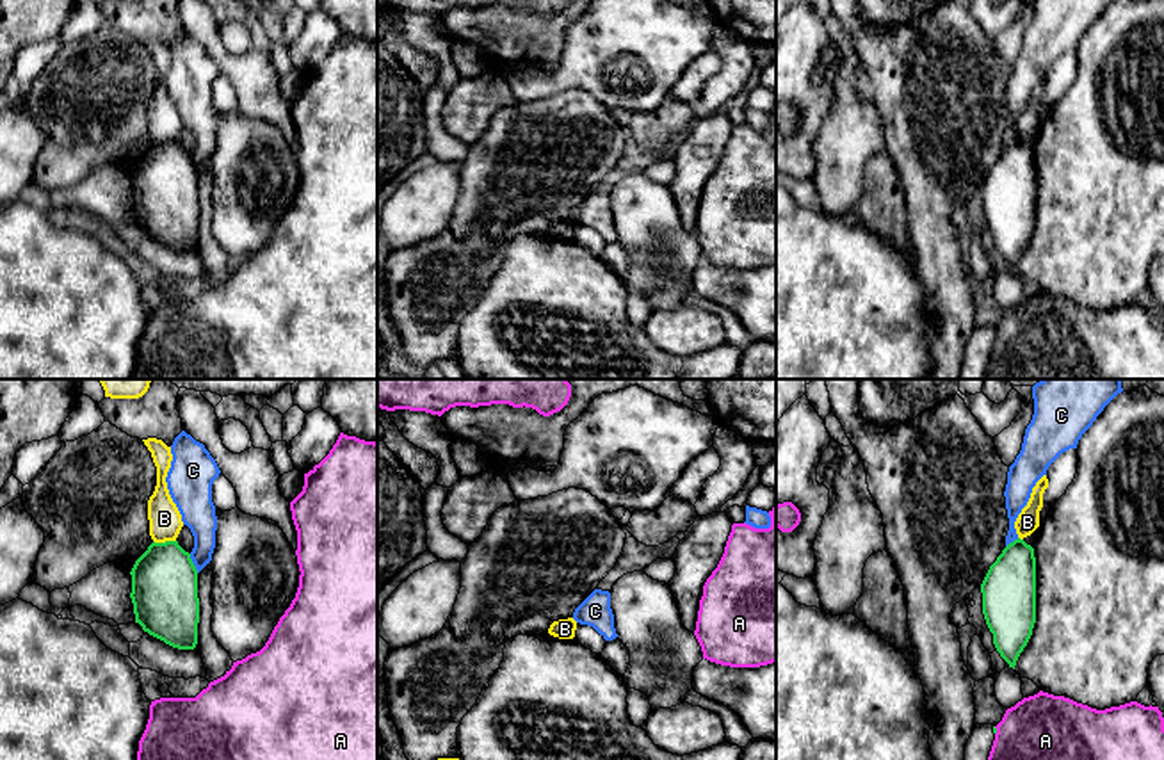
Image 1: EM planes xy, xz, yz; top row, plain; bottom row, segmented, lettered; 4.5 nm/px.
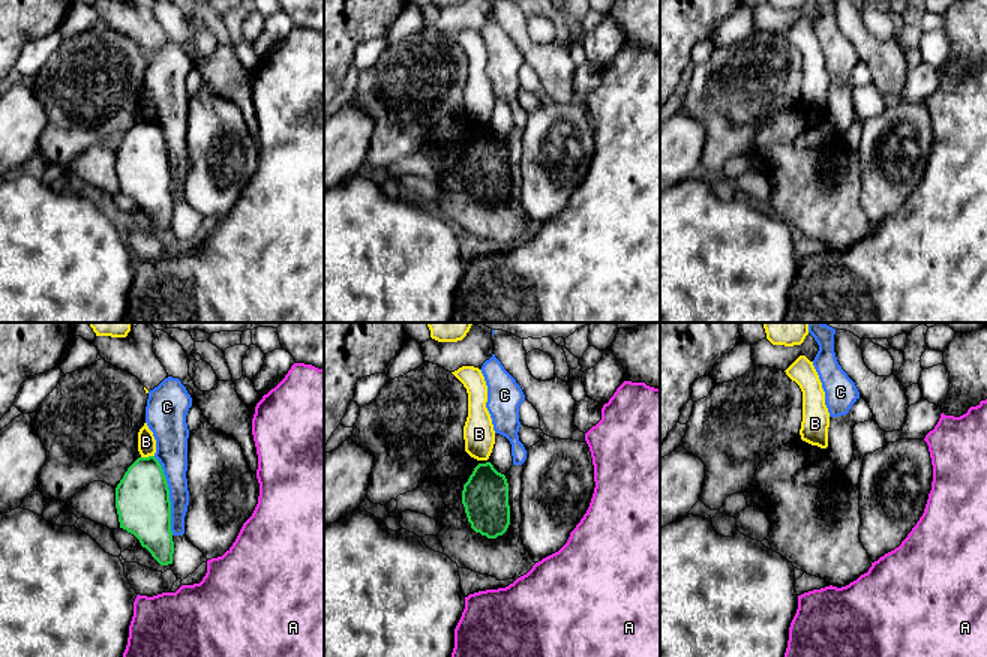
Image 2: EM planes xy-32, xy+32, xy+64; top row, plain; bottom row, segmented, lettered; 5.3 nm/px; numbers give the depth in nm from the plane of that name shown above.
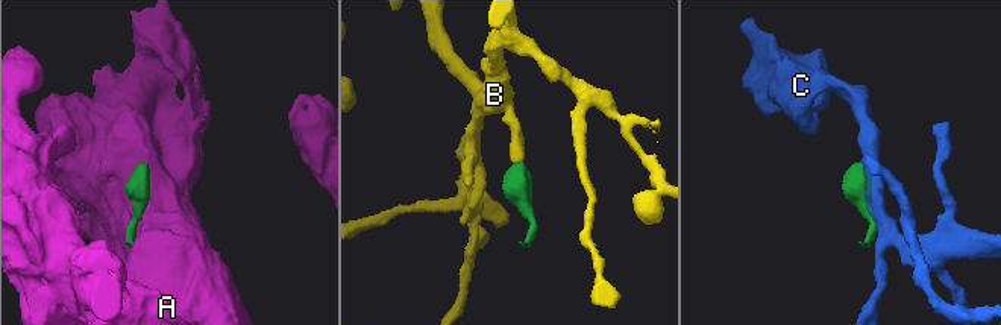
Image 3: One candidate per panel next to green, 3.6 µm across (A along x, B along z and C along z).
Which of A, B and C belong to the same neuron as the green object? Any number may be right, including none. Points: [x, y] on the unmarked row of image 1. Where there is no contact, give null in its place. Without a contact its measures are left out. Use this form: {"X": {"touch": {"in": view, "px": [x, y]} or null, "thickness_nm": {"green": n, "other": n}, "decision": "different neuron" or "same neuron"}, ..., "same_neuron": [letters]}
{"A": {"touch": {"in": "yz", "px": [995, 331]}, "thickness_nm": {"green": 20, "other": 480}, "decision": "different neuron"}, "B": {"touch": {"in": "xy", "px": [166, 143]}, "thickness_nm": {"green": 300, "other": 140}, "decision": "different neuron"}, "C": {"touch": {"in": "xy", "px": [193, 164]}, "thickness_nm": {"green": 300, "other": 160}, "decision": "different neuron"}, "same_neuron": []}

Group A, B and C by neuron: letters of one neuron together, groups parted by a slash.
A / B / C

